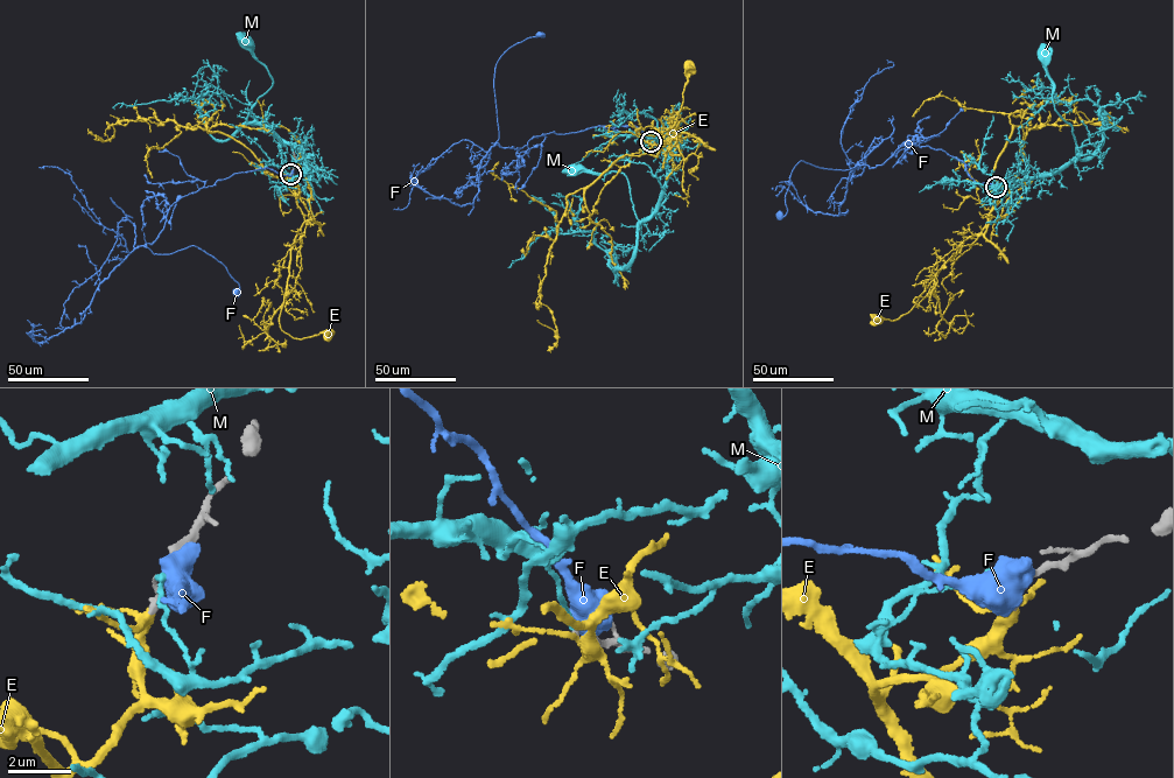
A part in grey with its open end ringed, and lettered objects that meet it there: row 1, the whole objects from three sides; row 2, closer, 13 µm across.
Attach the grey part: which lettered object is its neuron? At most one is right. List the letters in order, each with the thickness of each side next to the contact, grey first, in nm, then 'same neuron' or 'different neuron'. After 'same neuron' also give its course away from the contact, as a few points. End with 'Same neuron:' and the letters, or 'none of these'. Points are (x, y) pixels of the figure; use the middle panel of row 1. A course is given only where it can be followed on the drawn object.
E: calibres 190 and 240 nm; same neuron; course (651, 141), (656, 145), (667, 142), (676, 134), (668, 132), (669, 135), (668, 131), (680, 109), (689, 67)
F: calibres 200 and 550 nm; different neuron
M: calibres 130 and 160 nm; different neuron
Same neuron: E

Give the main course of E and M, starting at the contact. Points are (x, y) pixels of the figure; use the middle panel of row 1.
E: (651, 141), (656, 145), (667, 142), (676, 134), (668, 132), (669, 135), (668, 131), (680, 109), (689, 67)
M: (649, 141), (660, 133), (666, 186), (659, 209), (646, 218), (635, 217), (628, 182), (620, 172), (574, 170)

